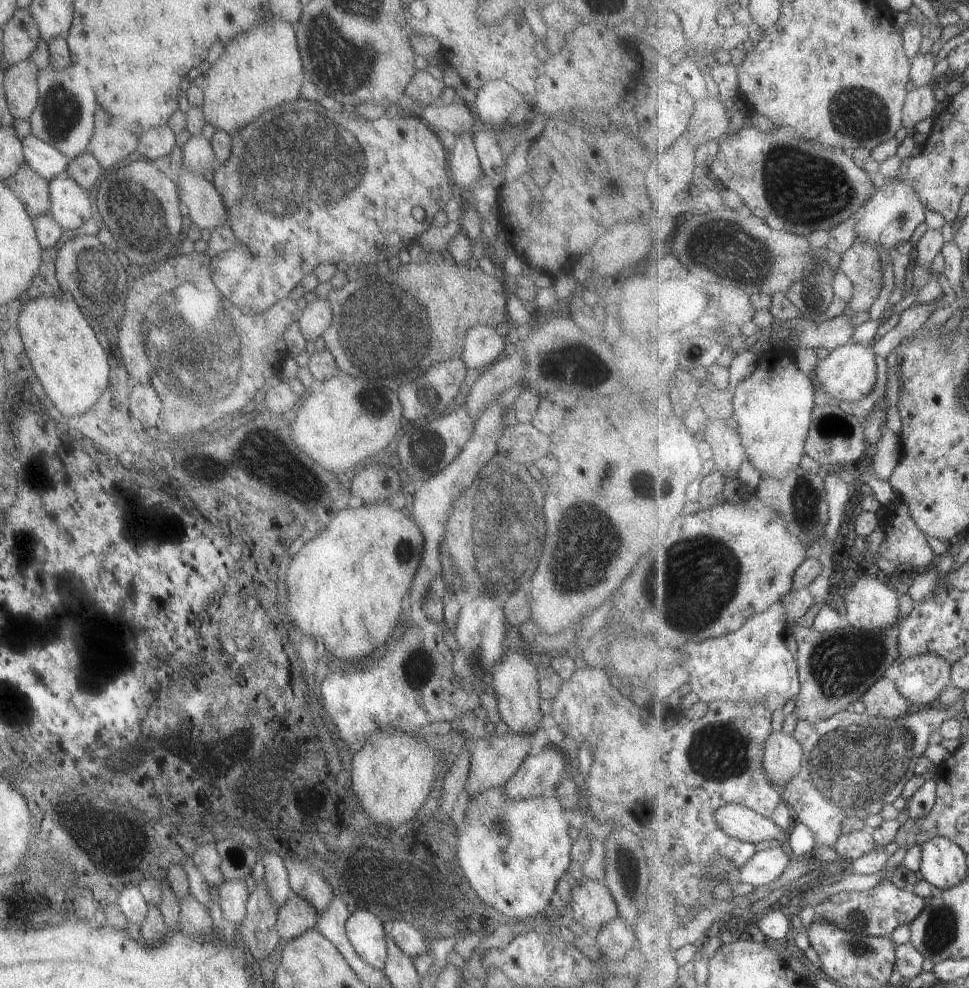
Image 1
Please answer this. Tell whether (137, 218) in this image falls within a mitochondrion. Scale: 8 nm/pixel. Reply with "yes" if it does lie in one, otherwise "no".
yes

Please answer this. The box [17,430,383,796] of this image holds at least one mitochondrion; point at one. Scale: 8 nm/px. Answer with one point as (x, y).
(115, 766)

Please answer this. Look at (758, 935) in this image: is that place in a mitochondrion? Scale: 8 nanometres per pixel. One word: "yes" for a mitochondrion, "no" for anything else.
no

